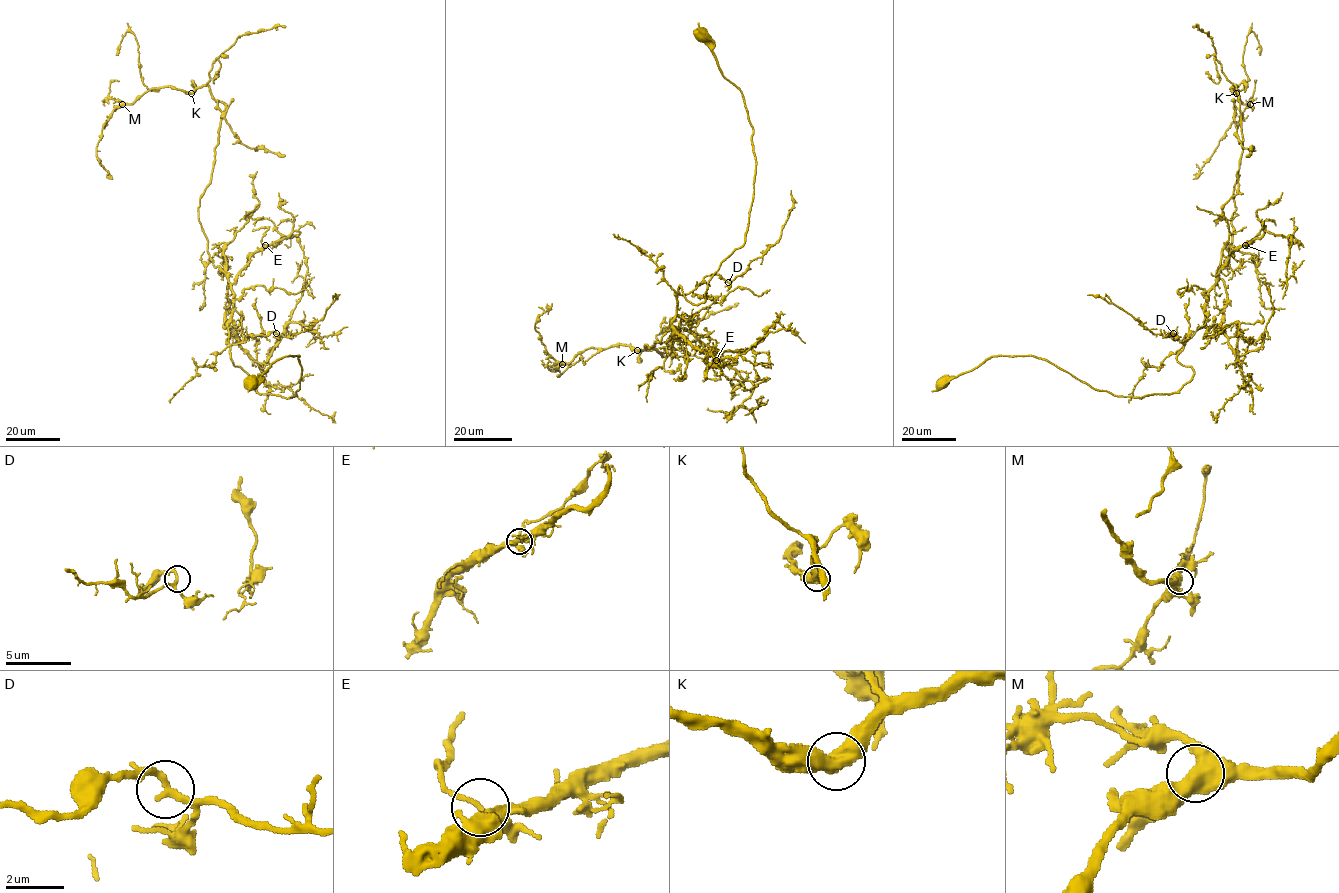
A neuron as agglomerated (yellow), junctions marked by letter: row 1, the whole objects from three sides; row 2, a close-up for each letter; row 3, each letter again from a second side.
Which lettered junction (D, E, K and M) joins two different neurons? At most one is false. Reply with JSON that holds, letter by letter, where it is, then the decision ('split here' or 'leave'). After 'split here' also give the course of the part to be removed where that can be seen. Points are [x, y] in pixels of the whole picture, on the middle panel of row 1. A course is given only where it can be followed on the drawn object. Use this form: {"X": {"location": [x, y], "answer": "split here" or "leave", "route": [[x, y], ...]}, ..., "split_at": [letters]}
{"D": {"location": [728, 282], "answer": "leave"}, "E": {"location": [716, 360], "answer": "leave"}, "K": {"location": [637, 350], "answer": "leave"}, "M": {"location": [562, 364], "answer": "leave"}, "split_at": []}

